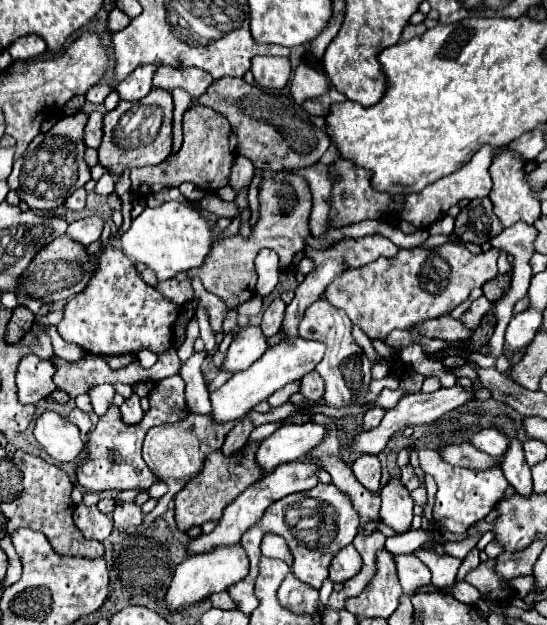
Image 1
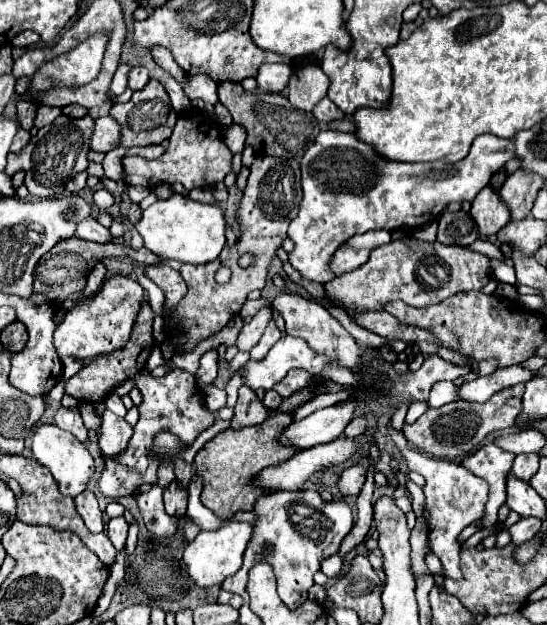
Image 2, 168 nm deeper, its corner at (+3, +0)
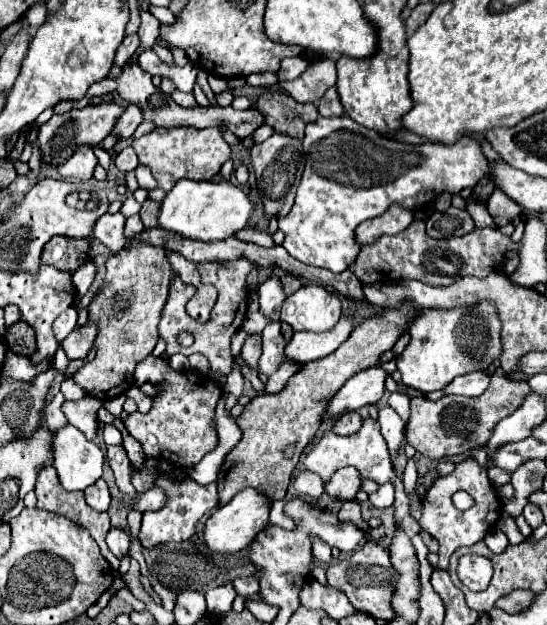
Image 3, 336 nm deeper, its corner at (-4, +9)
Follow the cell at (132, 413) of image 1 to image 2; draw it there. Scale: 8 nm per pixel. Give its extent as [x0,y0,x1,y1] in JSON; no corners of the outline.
[99,411,133,457]

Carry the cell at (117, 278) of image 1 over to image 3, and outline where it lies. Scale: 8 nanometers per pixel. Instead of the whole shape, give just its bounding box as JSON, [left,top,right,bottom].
[62,322,98,360]

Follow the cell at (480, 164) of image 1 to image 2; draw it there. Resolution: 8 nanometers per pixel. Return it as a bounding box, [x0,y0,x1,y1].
[287,131,513,285]

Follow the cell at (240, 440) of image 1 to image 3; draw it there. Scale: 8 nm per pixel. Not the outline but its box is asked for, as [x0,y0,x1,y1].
[242,336,260,370]

